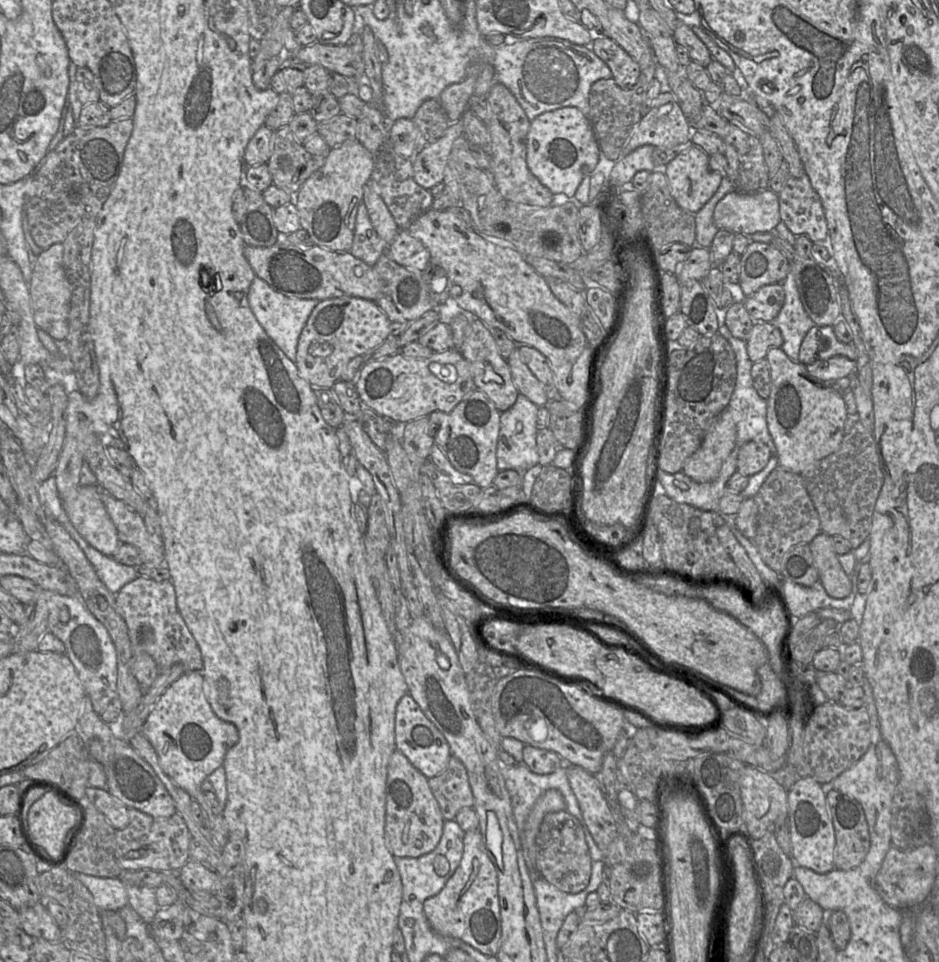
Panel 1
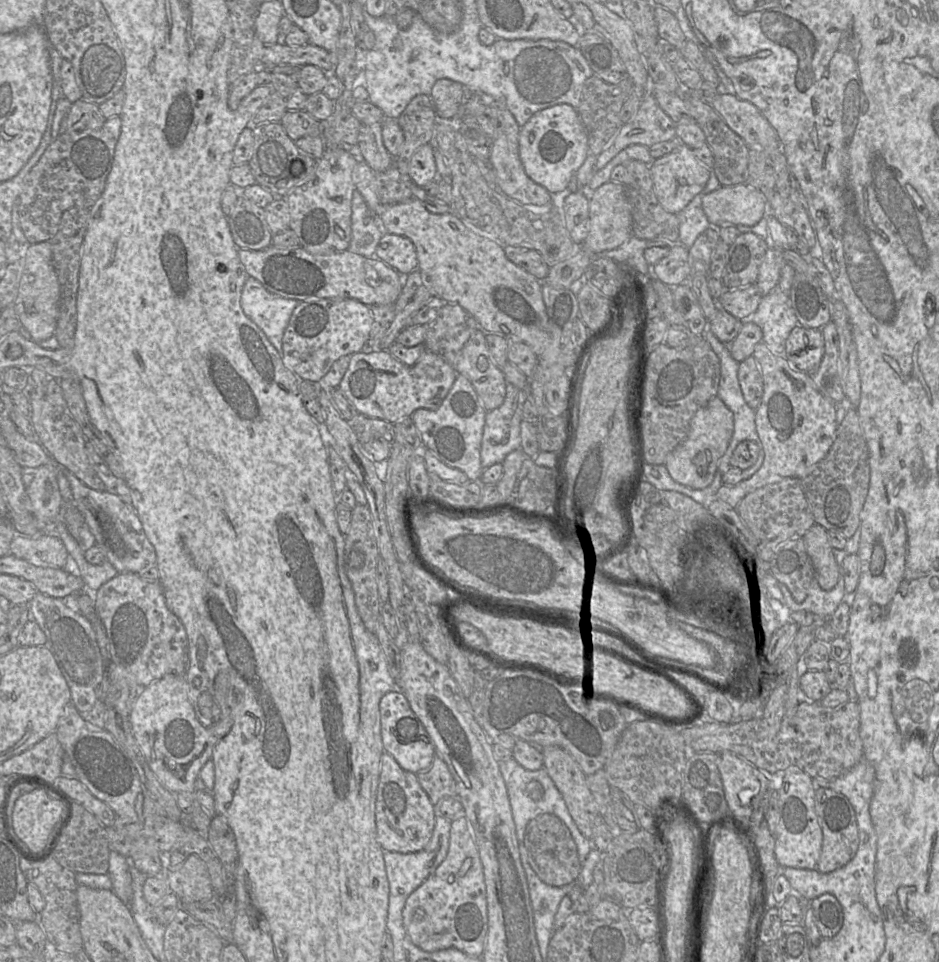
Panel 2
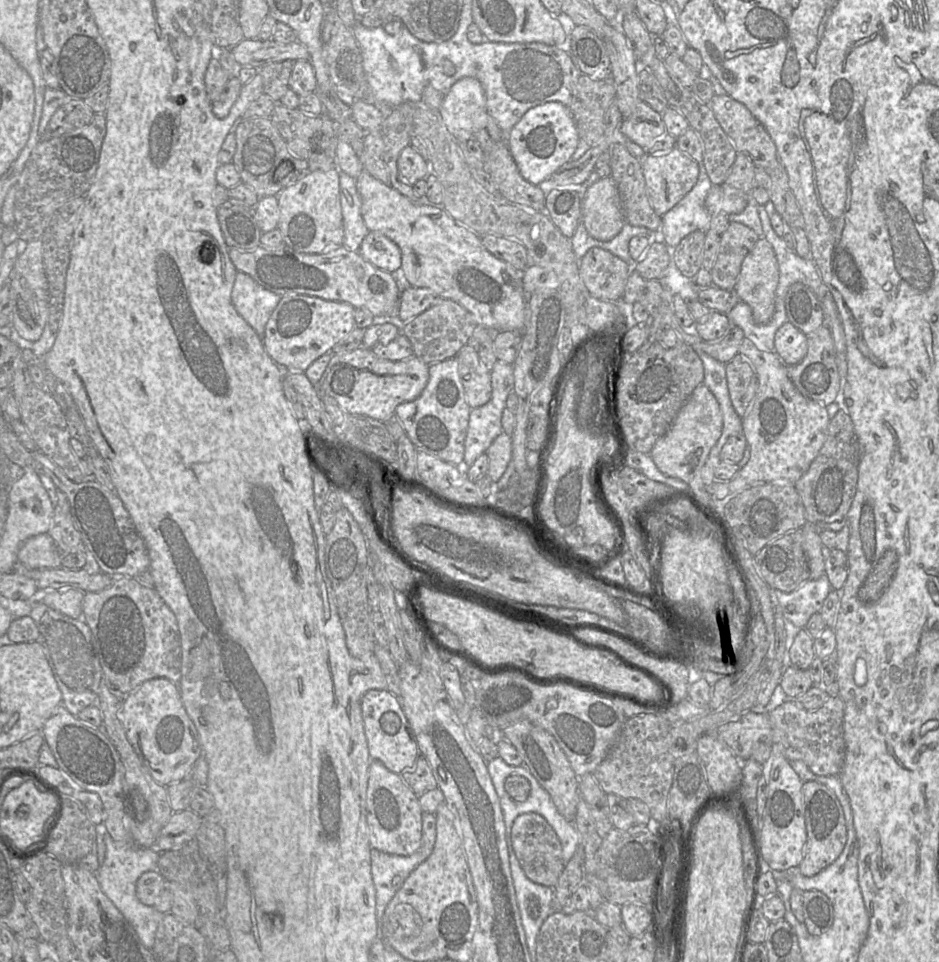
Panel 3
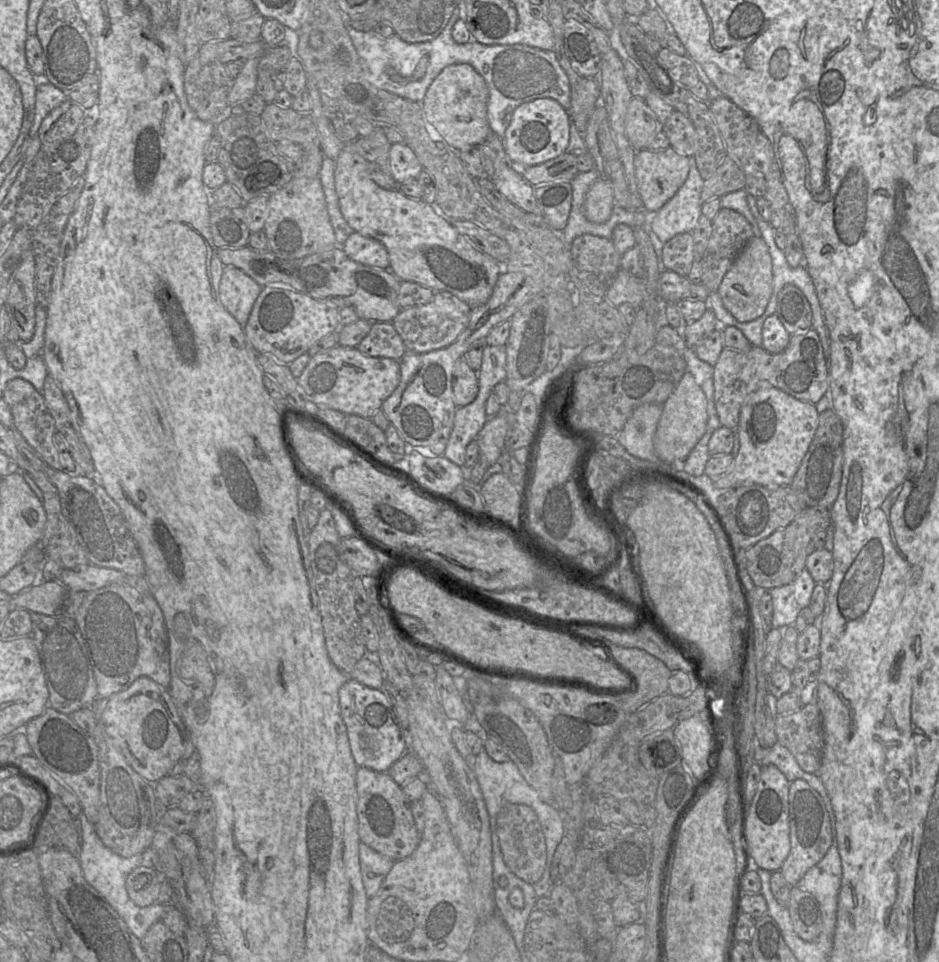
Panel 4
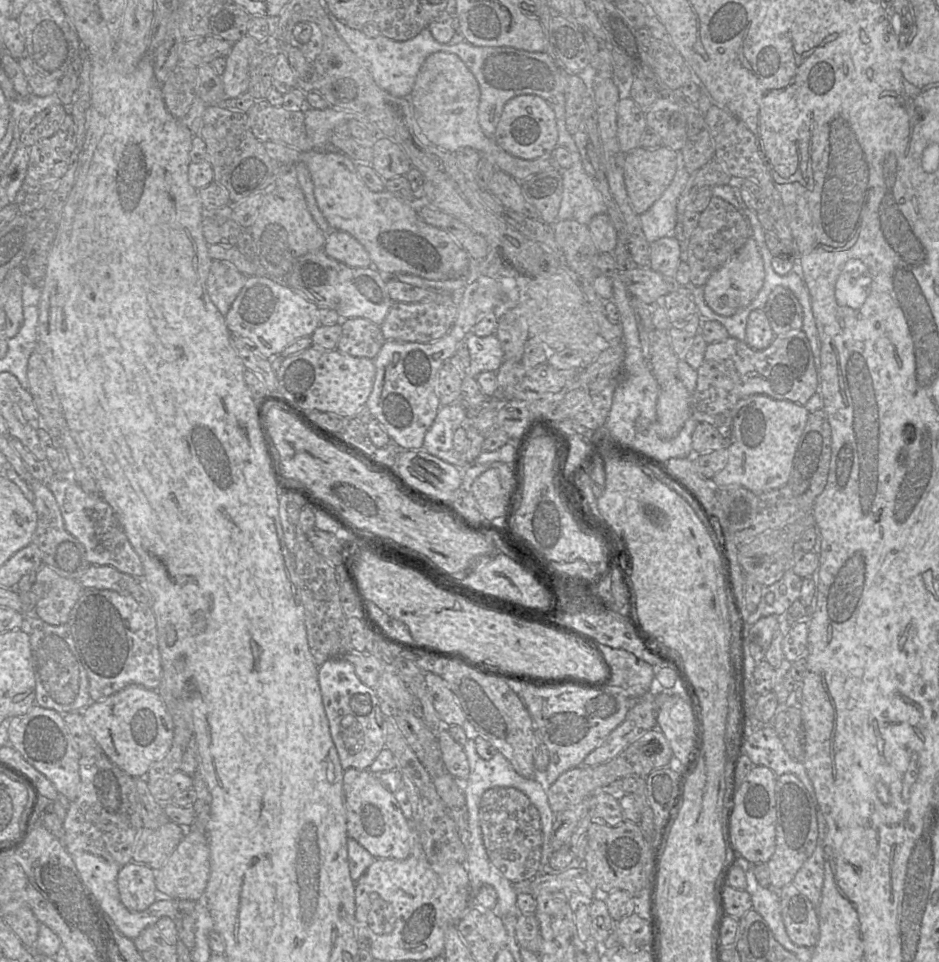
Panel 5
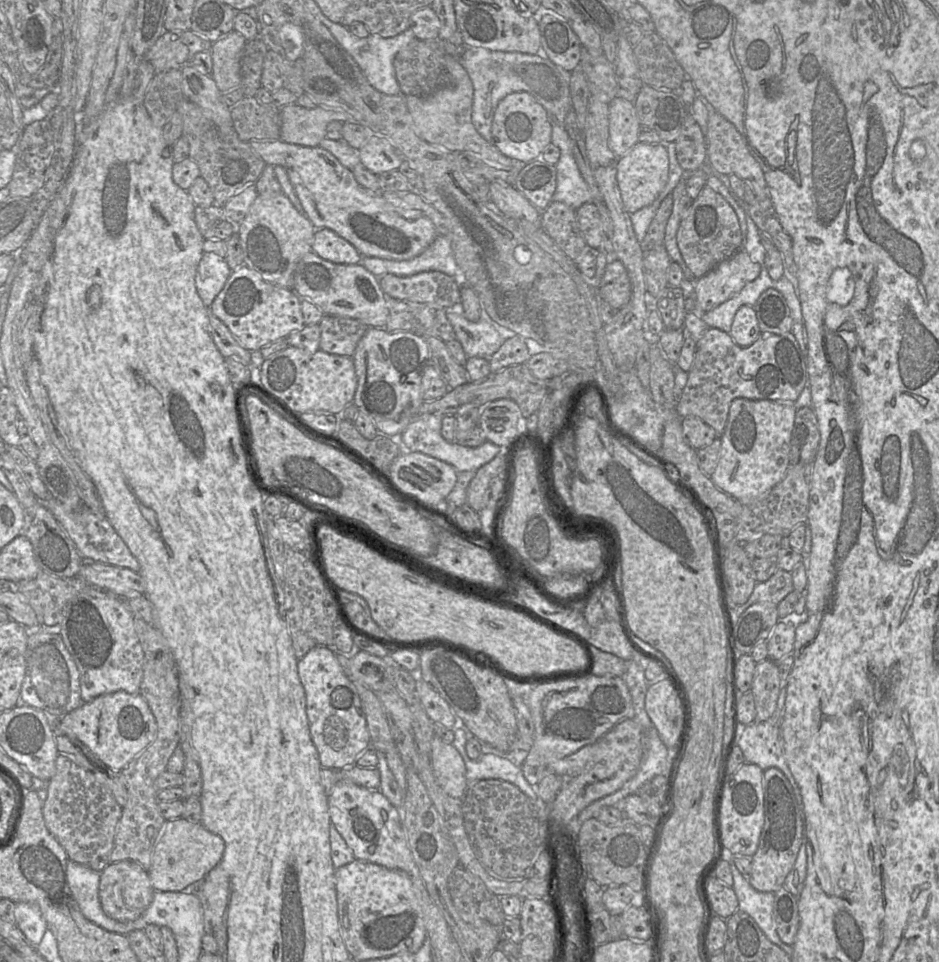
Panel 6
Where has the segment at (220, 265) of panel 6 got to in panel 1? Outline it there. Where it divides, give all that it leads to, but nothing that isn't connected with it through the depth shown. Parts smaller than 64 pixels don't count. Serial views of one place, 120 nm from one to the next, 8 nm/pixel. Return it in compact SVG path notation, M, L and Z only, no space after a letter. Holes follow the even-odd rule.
M255 276L248 290L248 303L252 313L267 335L287 358L295 363L300 334L319 300L289 298L276 292L264 280Z

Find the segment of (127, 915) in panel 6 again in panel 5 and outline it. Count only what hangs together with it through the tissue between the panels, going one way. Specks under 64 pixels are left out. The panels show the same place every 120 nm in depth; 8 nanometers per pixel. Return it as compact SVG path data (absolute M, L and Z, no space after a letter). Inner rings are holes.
M144 863L122 865L117 885L121 902L130 911L143 911L156 900L155 872Z

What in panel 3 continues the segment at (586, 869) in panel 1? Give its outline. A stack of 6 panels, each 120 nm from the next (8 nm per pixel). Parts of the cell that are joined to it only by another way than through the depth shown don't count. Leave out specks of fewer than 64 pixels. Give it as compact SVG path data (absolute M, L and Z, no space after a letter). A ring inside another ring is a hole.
M530 812L519 815L511 828L512 848L526 876L533 882L554 887L567 861L563 859L561 842L544 817Z

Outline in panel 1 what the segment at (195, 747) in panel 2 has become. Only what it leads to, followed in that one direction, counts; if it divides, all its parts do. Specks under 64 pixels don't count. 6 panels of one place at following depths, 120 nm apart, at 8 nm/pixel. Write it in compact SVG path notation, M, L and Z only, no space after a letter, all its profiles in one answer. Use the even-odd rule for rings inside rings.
M186 671L179 676L160 696L157 704L148 715L141 733L154 748L158 762L165 774L180 788L197 801L205 812L209 807L204 801L201 783L224 762L227 751L238 741L235 725L224 721L213 712L204 693L204 680L201 671Z

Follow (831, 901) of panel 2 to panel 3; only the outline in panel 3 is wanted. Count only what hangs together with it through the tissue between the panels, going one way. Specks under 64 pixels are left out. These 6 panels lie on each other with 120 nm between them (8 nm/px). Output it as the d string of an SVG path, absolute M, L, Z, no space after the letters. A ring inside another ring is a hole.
M798 890L802 896L804 926L812 936L820 936L832 925L834 910L830 899L817 890Z

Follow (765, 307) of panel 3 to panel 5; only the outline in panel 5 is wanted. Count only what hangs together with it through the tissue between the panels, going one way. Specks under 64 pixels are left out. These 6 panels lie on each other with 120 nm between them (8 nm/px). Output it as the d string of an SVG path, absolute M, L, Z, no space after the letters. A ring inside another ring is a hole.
M751 237L725 264L718 268L703 286L705 303L717 314L732 316L755 299L763 286L765 269L756 241Z

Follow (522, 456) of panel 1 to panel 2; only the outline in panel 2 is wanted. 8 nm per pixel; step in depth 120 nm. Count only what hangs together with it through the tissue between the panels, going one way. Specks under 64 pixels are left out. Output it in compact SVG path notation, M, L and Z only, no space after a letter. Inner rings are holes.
M507 382L501 406L487 411L480 453L483 469L502 463L510 452L521 448L522 405L529 397L529 386L522 390Z

